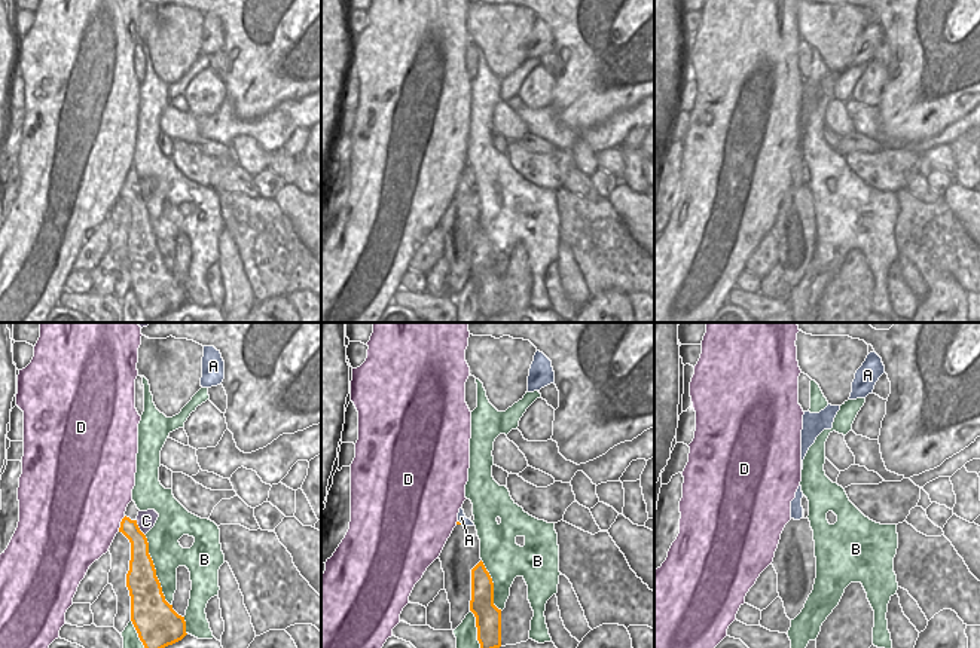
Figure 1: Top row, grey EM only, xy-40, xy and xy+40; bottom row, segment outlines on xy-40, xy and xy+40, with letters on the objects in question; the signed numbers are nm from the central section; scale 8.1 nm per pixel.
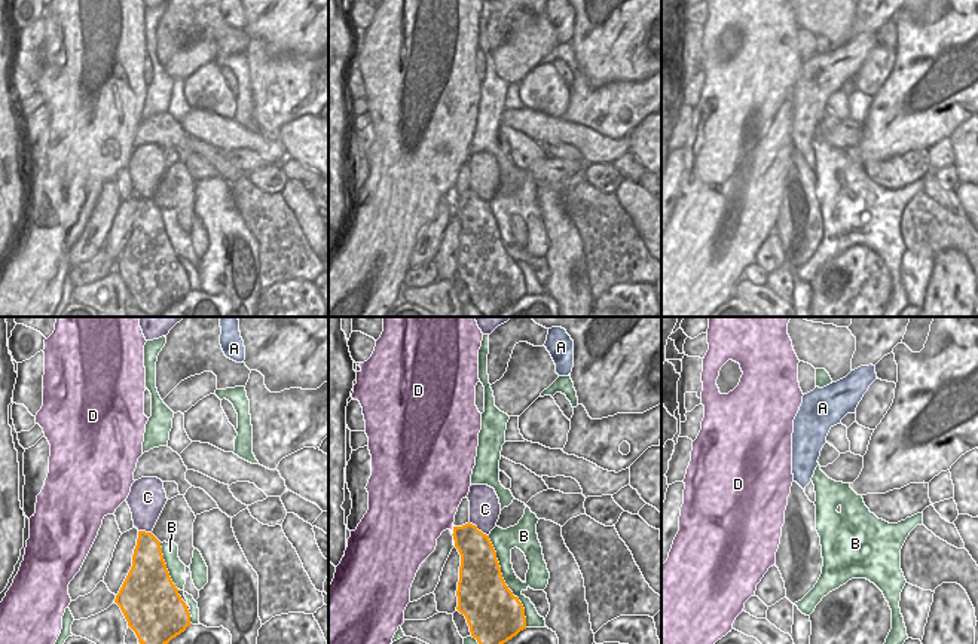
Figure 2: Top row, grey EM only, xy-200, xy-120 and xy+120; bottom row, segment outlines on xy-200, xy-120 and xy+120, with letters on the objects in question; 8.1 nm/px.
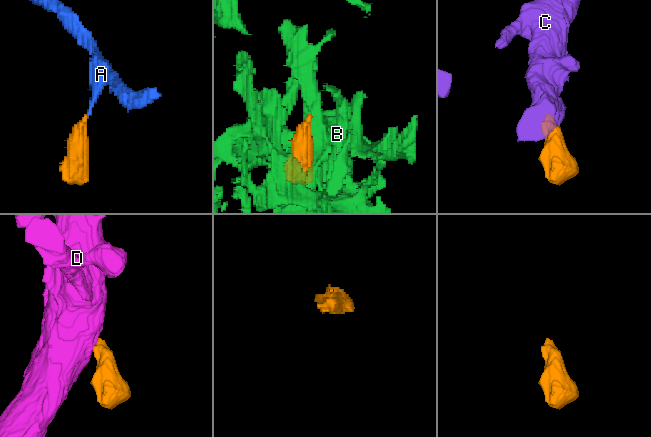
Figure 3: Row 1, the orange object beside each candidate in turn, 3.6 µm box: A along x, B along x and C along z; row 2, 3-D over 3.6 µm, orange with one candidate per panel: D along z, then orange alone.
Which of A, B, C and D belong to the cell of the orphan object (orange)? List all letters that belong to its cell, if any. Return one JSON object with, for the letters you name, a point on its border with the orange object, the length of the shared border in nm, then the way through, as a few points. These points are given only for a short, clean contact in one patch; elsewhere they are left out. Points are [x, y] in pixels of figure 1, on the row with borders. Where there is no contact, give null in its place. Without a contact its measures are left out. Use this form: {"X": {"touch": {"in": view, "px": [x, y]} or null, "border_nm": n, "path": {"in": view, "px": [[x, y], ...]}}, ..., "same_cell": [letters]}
{"A": {"touch": null}, "same_cell": ["A"]}

